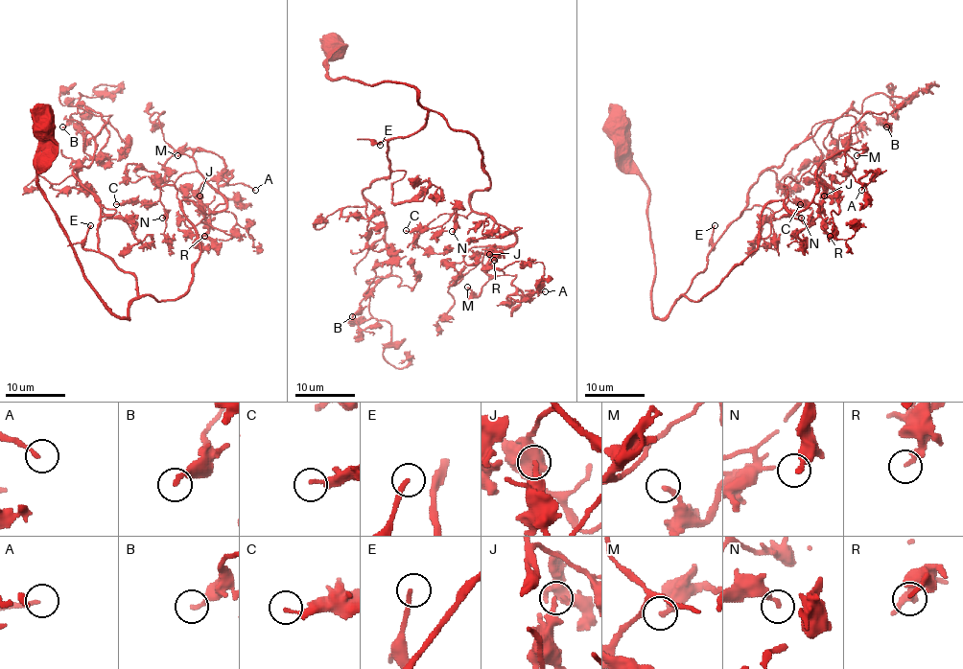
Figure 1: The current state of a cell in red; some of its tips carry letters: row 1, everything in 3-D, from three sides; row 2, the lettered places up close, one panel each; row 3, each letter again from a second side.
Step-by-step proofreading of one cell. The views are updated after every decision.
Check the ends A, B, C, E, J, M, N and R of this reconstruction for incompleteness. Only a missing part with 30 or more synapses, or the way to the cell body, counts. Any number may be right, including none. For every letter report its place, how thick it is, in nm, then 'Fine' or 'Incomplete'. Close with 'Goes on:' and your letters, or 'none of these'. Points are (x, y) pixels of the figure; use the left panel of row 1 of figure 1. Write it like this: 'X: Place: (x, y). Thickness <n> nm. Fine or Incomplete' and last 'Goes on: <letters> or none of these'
A: Place: (255, 190). Thickness 150 nm. Incomplete
B: Place: (62, 126). Thickness 220 nm. Fine
C: Place: (116, 204). Thickness 200 nm. Fine
E: Place: (90, 225). Thickness 190 nm. Incomplete
J: Place: (199, 196). Thickness 240 nm. Fine
M: Place: (177, 155). Thickness 140 nm. Fine
N: Place: (162, 218). Thickness 260 nm. Fine
R: Place: (204, 236). Thickness 200 nm. Fine
Goes on: A, E

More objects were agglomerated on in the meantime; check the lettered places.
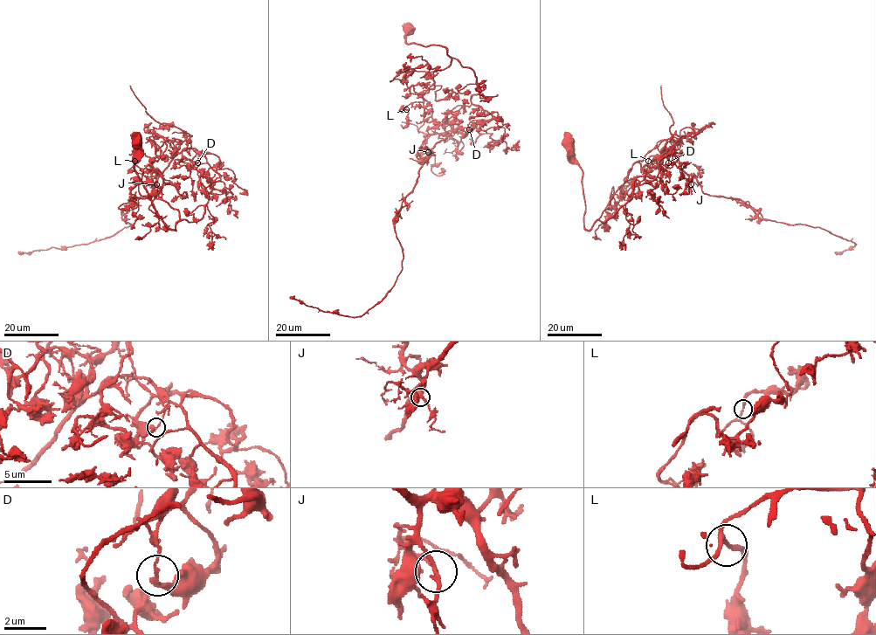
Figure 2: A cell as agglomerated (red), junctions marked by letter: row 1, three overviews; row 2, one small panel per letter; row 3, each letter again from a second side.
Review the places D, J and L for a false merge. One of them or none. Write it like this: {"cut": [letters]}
{"cut": ["D"]}

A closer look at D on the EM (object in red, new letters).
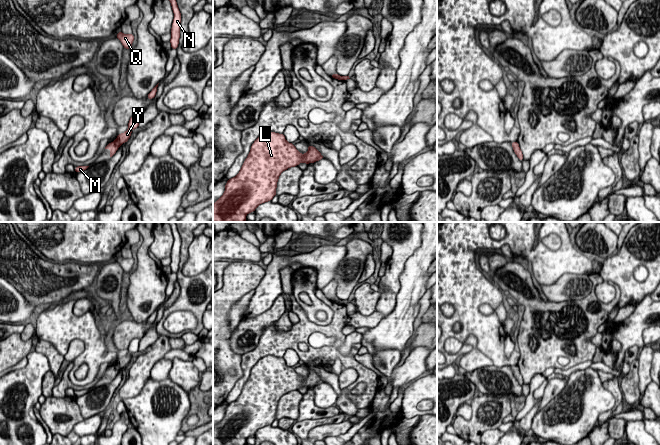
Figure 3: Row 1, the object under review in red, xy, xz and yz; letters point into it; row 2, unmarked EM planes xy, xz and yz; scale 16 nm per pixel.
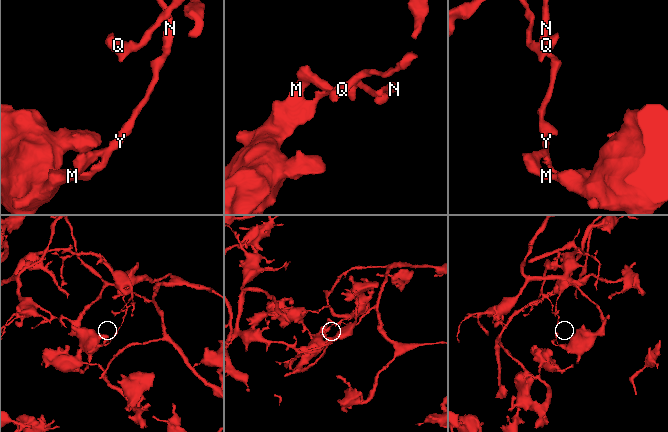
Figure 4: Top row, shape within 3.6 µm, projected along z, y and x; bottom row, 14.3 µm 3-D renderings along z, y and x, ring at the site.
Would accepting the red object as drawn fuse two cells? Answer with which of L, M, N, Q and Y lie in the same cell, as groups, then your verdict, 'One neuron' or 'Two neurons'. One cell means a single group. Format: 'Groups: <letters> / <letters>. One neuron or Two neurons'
Groups: L M / N Q Y. Two neurons

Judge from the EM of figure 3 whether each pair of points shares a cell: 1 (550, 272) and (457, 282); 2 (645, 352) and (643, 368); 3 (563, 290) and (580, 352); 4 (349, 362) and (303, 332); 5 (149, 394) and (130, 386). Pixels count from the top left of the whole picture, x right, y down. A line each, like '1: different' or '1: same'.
1: same
2: same
3: different
4: same
5: different

